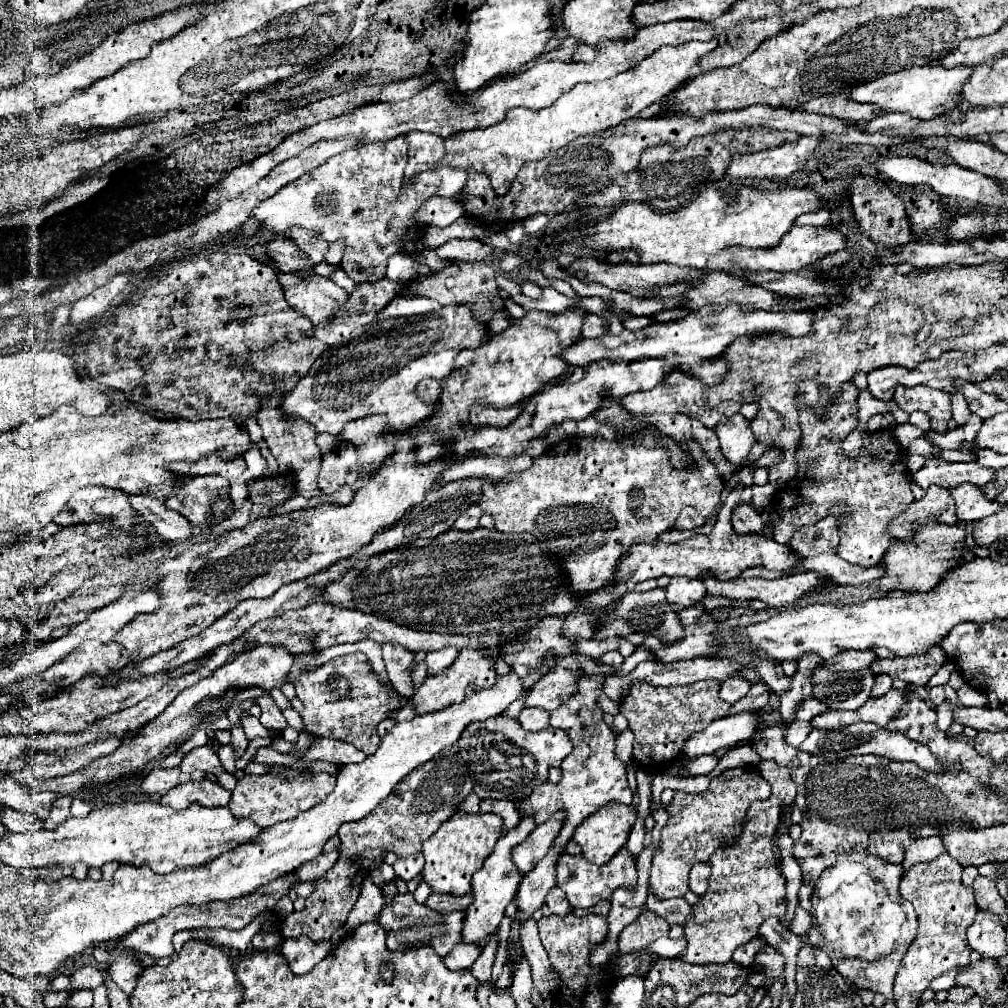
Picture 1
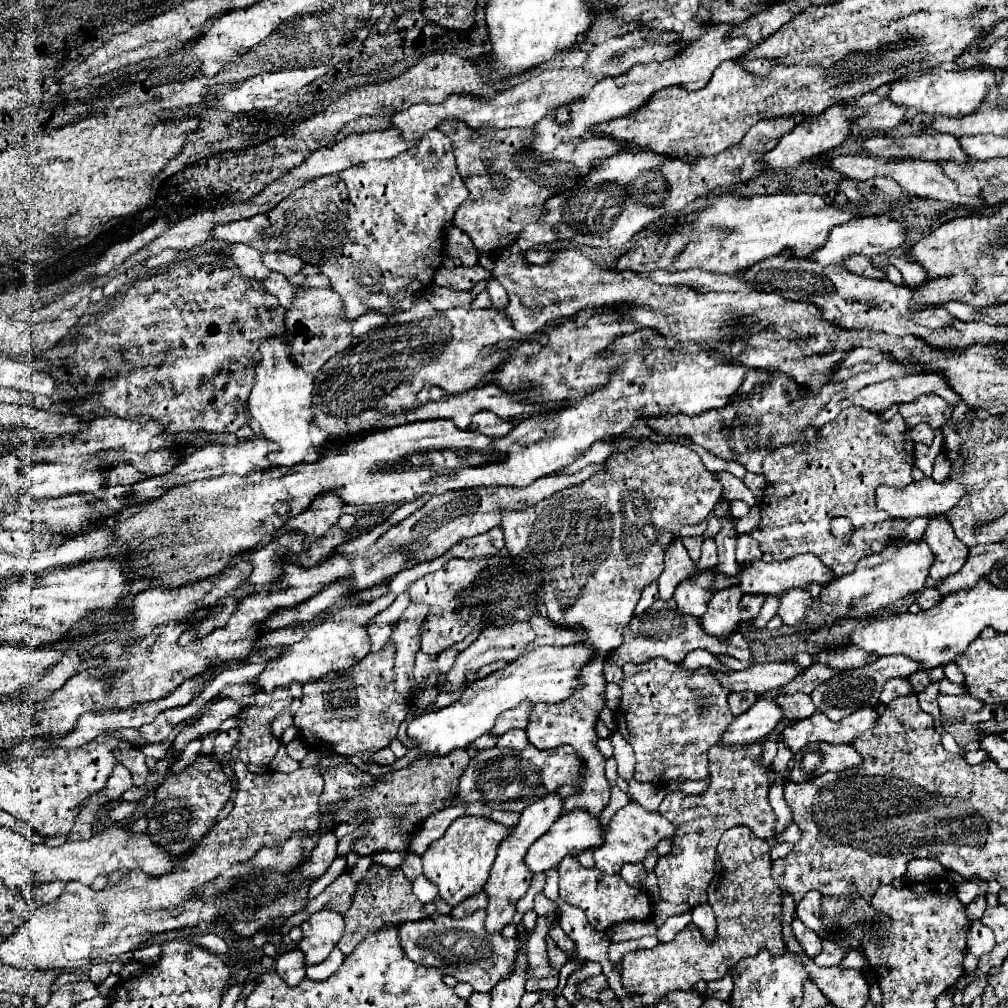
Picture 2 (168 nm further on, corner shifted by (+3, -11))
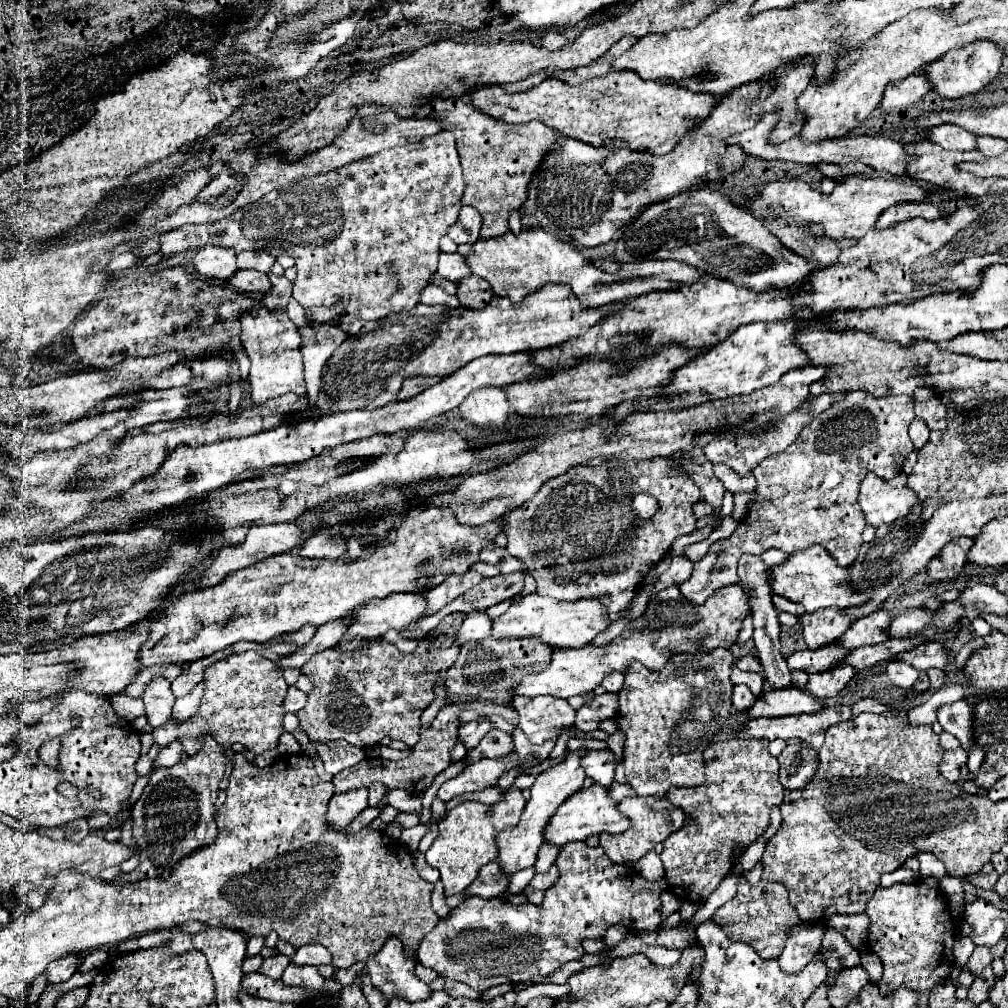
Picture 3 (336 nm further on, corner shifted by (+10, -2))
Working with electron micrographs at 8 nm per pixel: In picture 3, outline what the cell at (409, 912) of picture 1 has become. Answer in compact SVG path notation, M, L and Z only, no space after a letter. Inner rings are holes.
M570 842L562 846L562 850L556 856L556 866L560 870L558 882L554 882L554 886L546 890L544 902L540 906L532 906L532 904L512 906L504 896L496 896L488 900L470 896L454 910L450 910L446 918L438 920L438 926L434 928L434 942L422 940L416 952L416 960L422 966L434 968L444 978L464 982L470 988L484 992L498 984L506 984L506 982L518 984L518 982L526 982L532 976L548 976L554 970L558 970L562 964L570 960L580 960L584 956L582 940L584 938L600 940L606 934L606 930L614 924L622 922L622 926L638 932L658 930L662 922L658 896L662 890L666 890L666 880L648 882L634 868L610 862L600 846L590 848L586 846L586 842Z

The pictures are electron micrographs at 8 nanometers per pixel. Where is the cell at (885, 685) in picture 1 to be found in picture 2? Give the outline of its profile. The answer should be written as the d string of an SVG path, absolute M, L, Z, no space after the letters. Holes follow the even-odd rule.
M891 679L885 683L883 691L881 691L881 703L889 703L897 697L905 697L905 695L911 695L913 693L913 687L911 683L905 683L905 679Z

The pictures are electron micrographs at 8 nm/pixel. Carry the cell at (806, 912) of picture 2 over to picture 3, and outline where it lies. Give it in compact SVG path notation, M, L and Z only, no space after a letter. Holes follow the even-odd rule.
M832 914L830 918L826 918L826 926L838 930L854 948L862 948L866 942L866 932L868 932L866 914L856 914L856 916Z

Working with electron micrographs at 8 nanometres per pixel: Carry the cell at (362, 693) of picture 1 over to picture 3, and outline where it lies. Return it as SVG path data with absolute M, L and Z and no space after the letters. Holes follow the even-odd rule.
M464 614L446 616L432 636L420 640L416 652L404 654L384 638L374 638L358 650L342 652L326 648L312 656L300 672L312 678L308 702L296 712L300 728L310 740L346 740L352 746L368 748L380 744L384 736L406 742L410 748L418 742L420 712L434 700L432 686L436 672L446 672L458 656L452 636L458 632Z

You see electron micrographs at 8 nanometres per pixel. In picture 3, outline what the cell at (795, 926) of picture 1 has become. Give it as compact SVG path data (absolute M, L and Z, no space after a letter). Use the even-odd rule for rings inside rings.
M802 920L798 926L788 930L788 940L784 952L778 958L778 964L784 972L794 974L802 970L818 952L824 936L822 922L806 922Z

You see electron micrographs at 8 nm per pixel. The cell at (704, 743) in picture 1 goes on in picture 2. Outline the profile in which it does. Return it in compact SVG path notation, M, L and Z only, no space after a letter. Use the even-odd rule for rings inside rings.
M759 699L745 715L735 717L735 721L725 731L721 743L725 743L725 745L759 743L783 719L785 719L783 709L775 701Z

